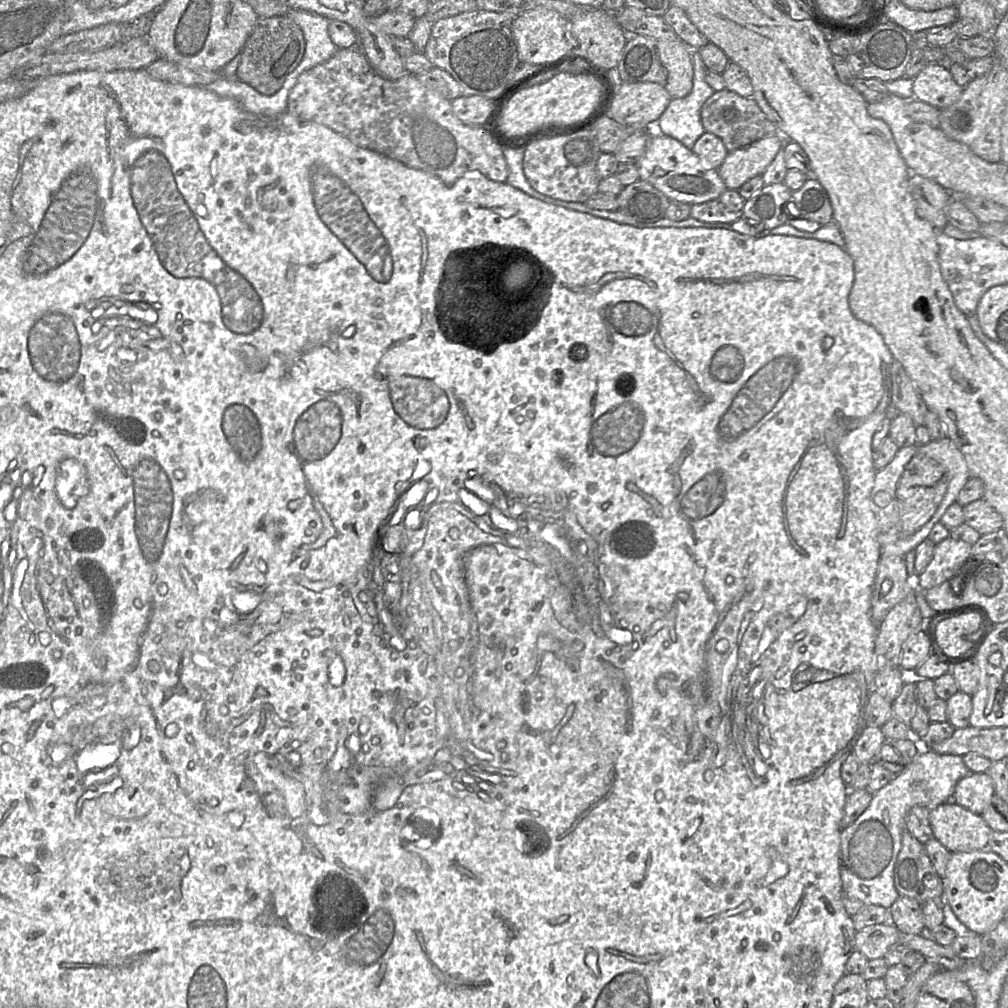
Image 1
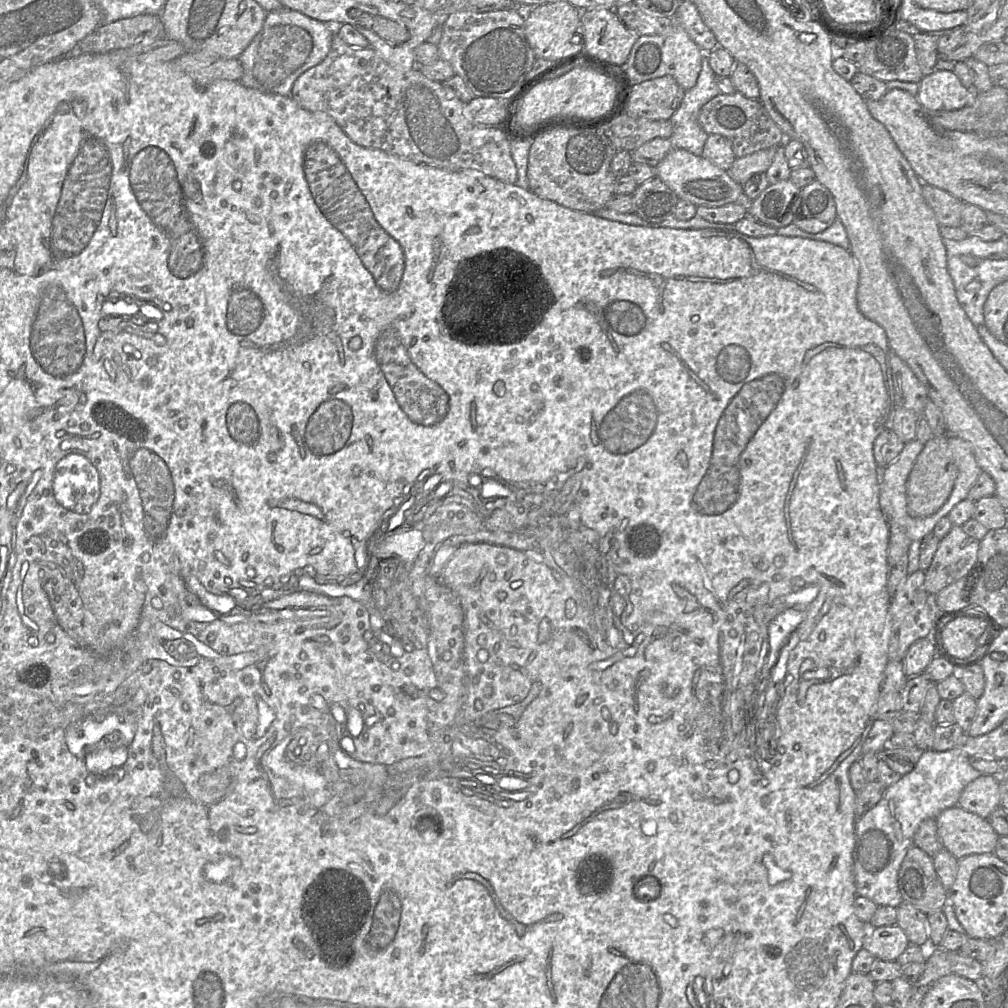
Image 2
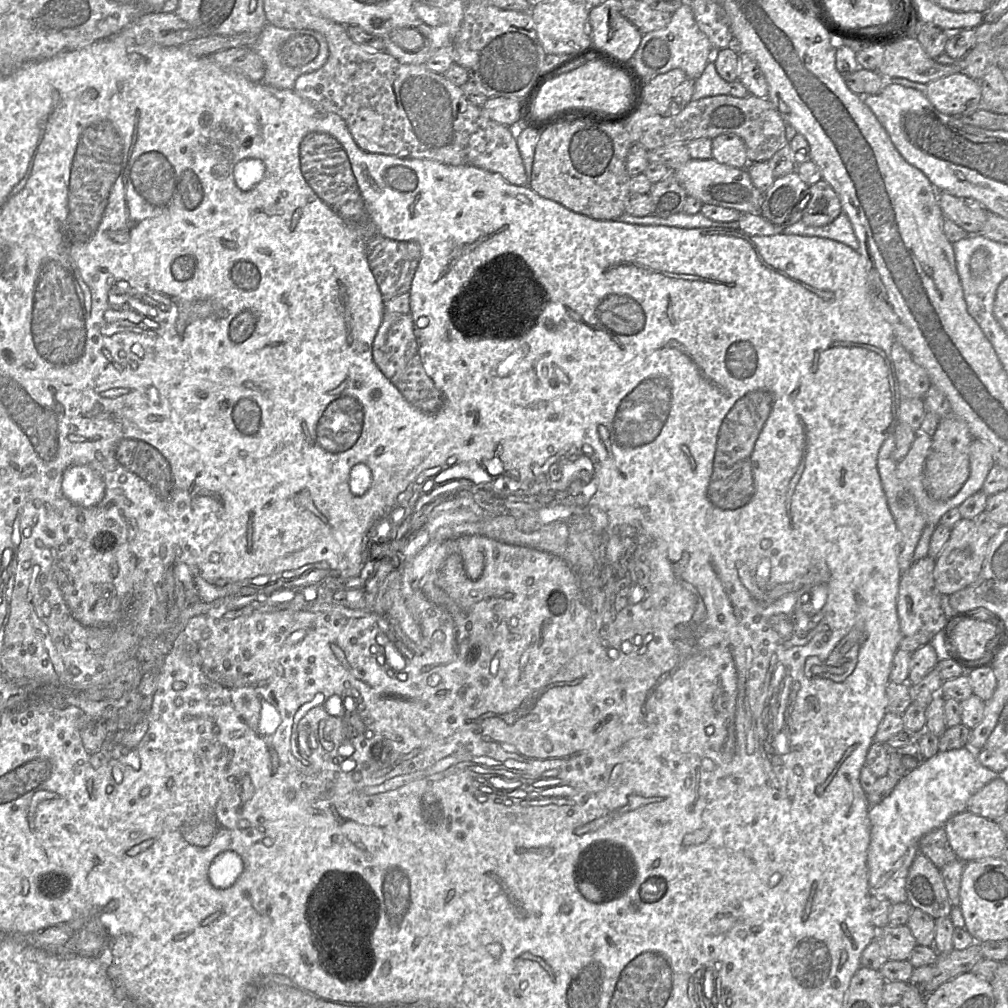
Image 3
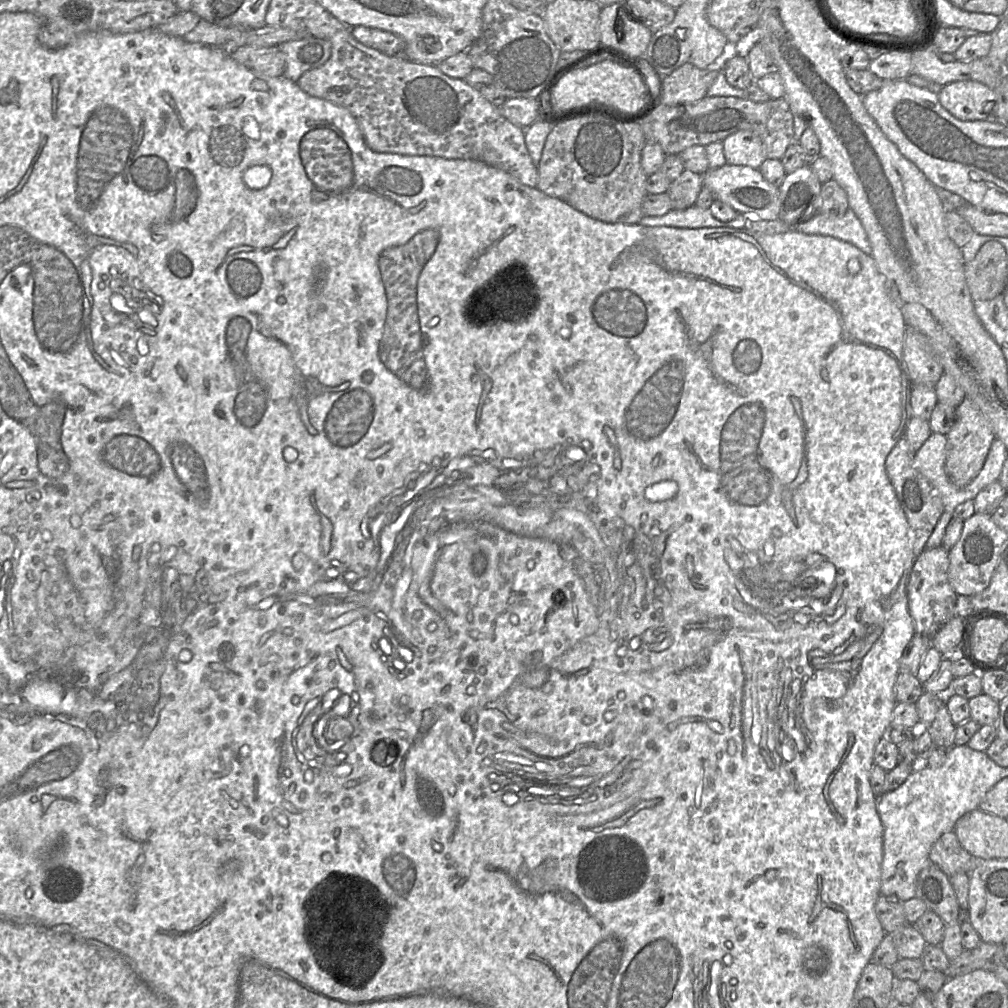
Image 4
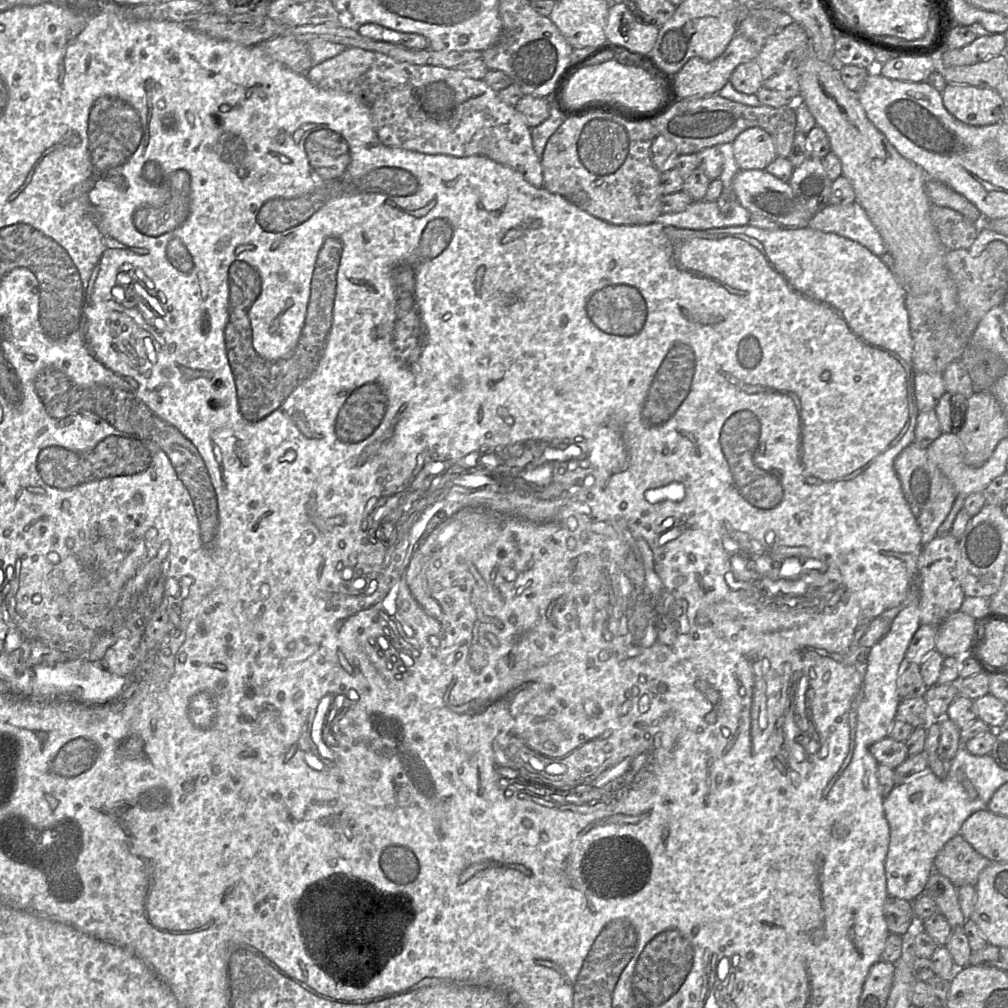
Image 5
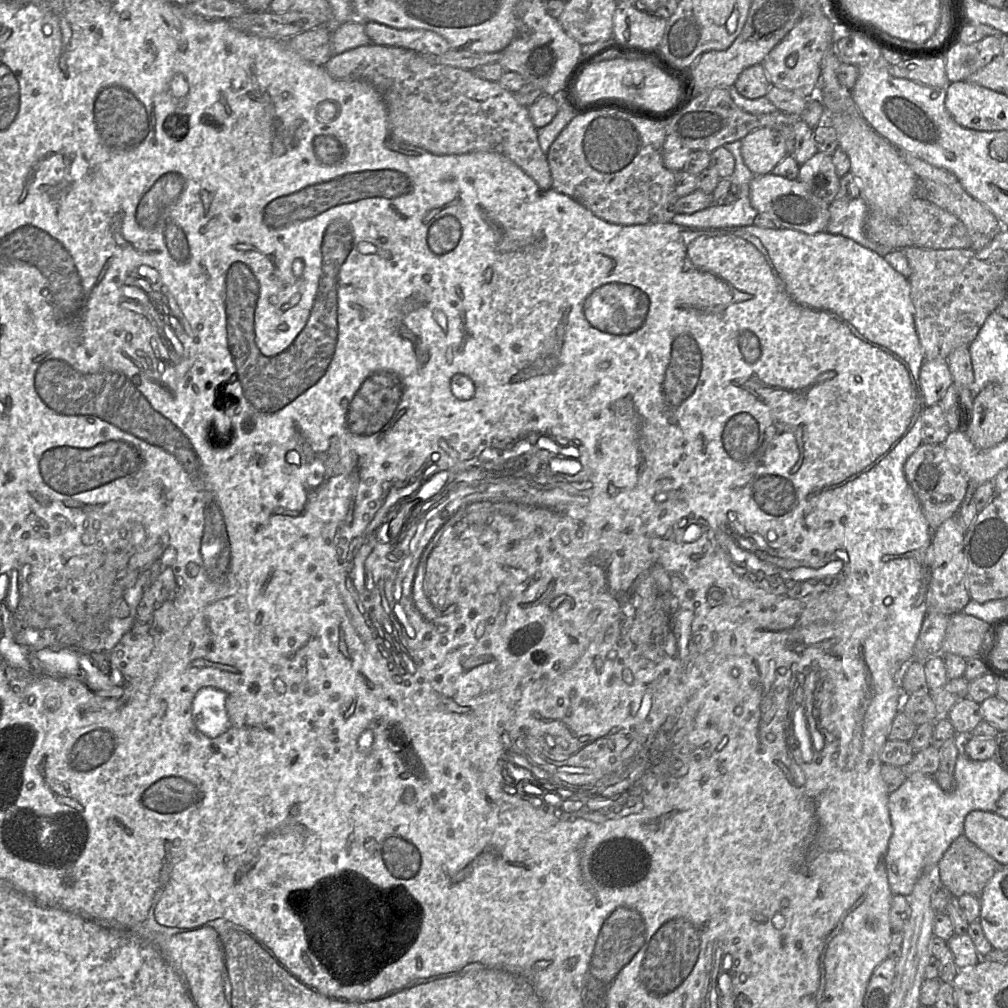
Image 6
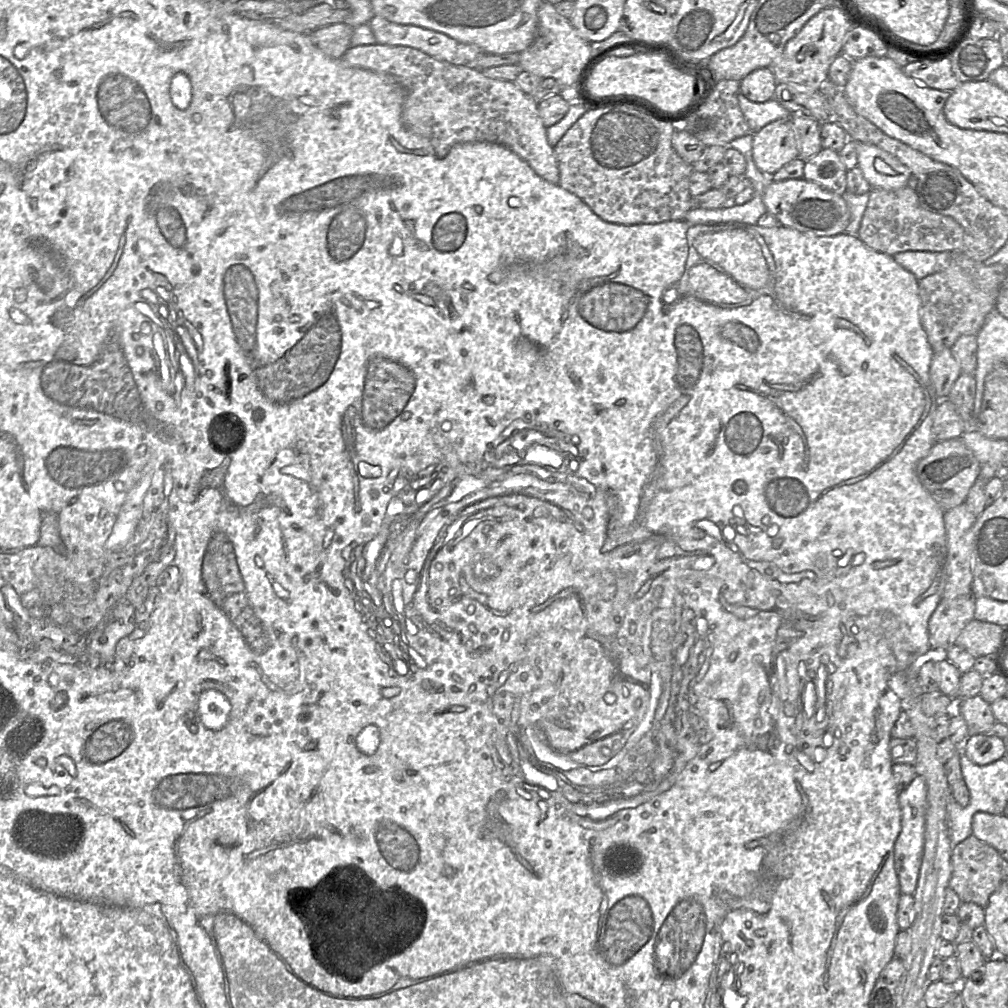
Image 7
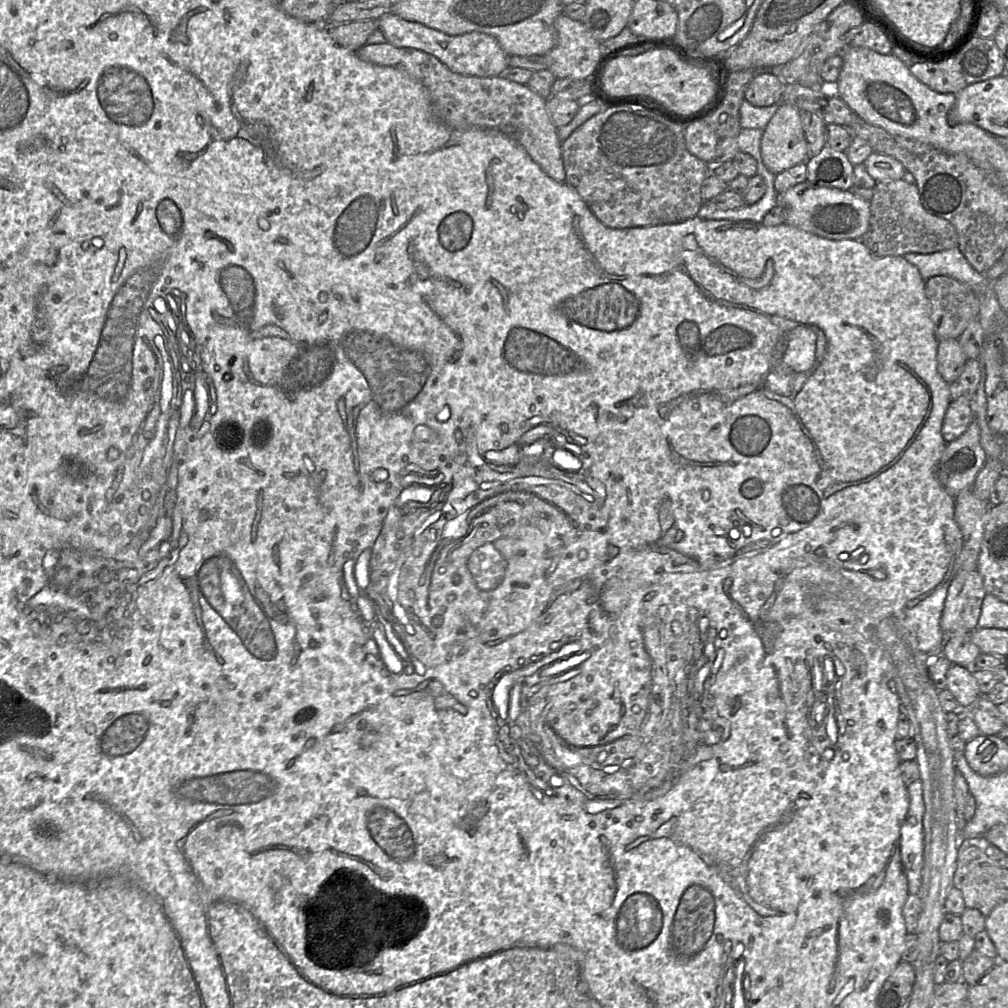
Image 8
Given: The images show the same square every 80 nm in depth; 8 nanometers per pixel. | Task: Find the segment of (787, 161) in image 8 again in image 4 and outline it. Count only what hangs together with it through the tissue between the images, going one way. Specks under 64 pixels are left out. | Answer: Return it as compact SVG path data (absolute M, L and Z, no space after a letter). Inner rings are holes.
M750 130L738 131L723 142L726 164L758 169L768 159L762 140Z

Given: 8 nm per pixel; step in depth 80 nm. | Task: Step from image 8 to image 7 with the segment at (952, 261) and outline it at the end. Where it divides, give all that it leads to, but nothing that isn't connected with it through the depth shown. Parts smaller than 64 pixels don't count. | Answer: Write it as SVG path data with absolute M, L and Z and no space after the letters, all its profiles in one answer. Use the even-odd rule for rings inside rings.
M905 251L892 257L904 269L911 272L918 280L948 267L951 252Z

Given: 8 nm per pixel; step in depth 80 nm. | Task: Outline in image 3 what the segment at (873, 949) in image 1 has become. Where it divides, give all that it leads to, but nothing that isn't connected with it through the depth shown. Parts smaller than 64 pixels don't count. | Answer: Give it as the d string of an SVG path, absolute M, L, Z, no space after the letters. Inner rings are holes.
M907 925L877 929L875 940L885 949L888 960L908 960L917 941Z

